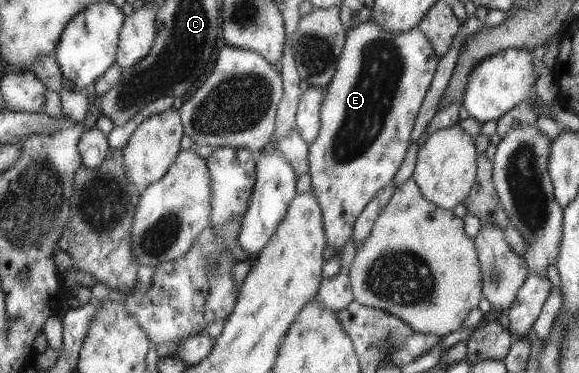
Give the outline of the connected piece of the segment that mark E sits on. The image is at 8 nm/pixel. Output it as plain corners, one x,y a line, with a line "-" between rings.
370,20
347,33
341,59
338,60
338,71
325,87
318,139
310,145
312,190
323,209
326,244
334,249
335,254
342,255
342,249
351,239
354,225
367,204
394,180
406,157
417,111
423,105
439,60
433,44
418,27
395,32
382,29
379,23

